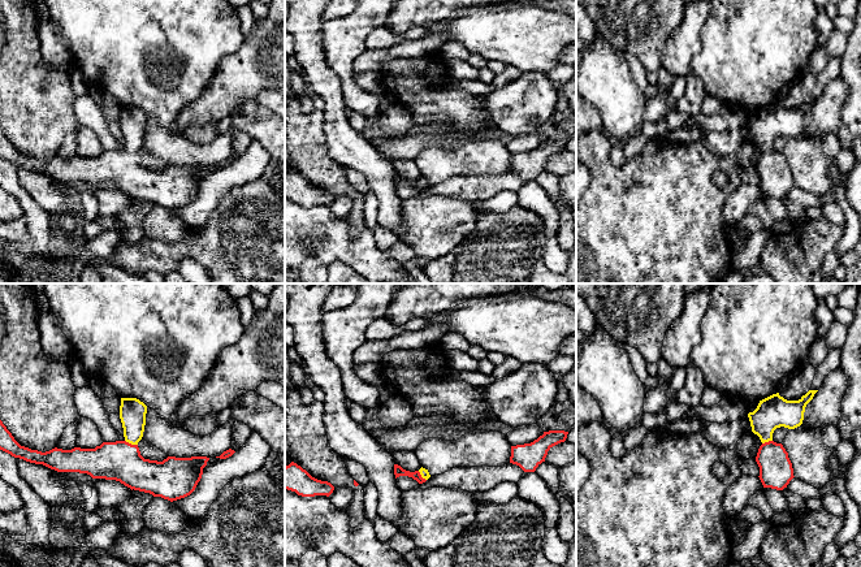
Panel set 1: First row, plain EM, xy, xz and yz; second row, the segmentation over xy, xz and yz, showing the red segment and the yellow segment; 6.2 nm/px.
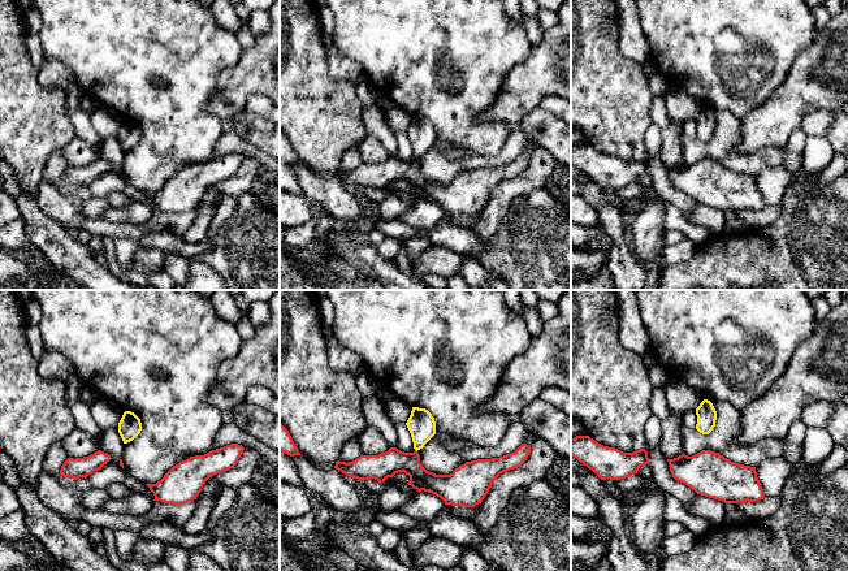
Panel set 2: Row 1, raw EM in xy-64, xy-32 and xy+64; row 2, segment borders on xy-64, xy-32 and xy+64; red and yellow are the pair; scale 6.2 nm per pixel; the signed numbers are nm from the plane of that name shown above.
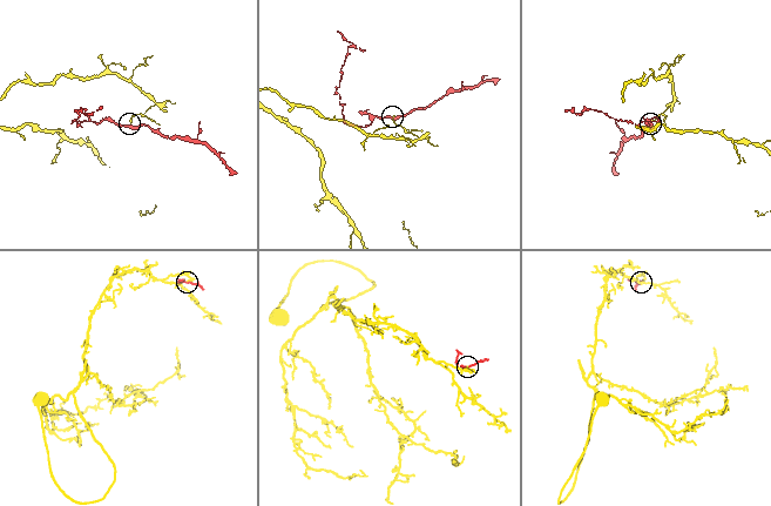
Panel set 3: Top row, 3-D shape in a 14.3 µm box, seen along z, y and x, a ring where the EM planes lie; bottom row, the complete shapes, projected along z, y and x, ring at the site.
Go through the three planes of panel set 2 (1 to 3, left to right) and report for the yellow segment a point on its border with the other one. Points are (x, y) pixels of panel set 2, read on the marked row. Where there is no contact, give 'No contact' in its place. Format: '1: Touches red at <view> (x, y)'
1: No contact
2: No contact
3: No contact

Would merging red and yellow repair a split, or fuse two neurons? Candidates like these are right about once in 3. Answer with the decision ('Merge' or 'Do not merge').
Do not merge

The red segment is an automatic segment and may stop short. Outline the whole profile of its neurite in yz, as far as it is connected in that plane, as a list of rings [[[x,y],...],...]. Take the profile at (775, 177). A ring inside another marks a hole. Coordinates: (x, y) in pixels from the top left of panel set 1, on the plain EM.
[[[774,150],[760,155],[756,170],[760,176],[760,189],[763,196],[783,199],[795,186],[788,161],[782,152]]]

